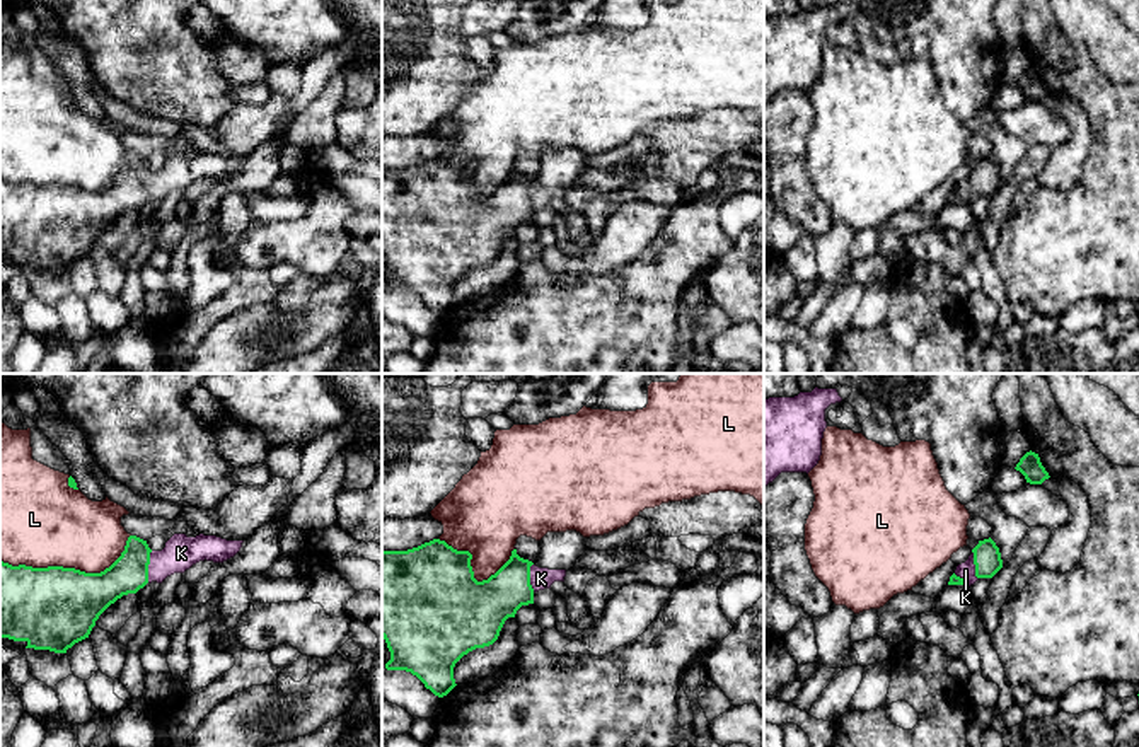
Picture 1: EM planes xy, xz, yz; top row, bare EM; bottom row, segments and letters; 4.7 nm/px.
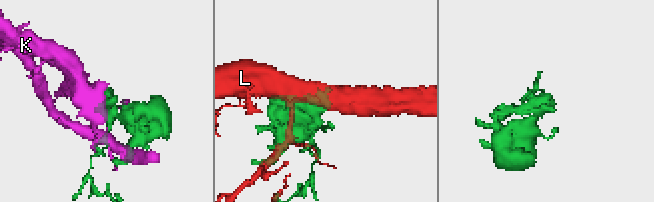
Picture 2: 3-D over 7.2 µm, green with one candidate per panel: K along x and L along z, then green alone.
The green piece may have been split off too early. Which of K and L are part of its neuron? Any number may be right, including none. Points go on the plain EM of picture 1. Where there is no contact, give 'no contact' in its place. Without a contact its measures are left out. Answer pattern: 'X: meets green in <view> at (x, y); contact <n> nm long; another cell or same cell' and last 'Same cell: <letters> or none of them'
K: meets green in xy at (147, 185); contact 150 nm long; same cell
L: meets green in xy at (70, 186); contact 650 nm long; another cell
Same cell: K

